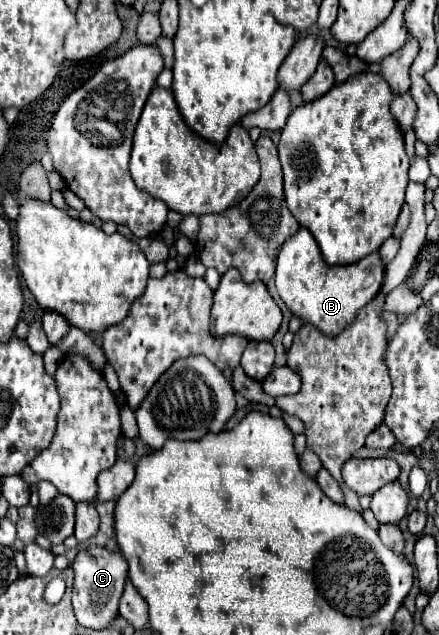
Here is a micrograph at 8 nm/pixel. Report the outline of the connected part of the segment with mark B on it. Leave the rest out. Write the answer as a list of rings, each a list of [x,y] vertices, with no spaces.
[[[300,229],[280,249],[274,281],[282,301],[296,317],[302,317],[306,323],[312,323],[324,335],[332,337],[344,331],[344,327],[348,327],[348,323],[356,319],[356,311],[364,309],[364,305],[378,295],[382,279],[384,279],[384,265],[380,259],[380,251],[370,253],[358,263],[332,267],[324,263],[312,233],[308,229]]]

